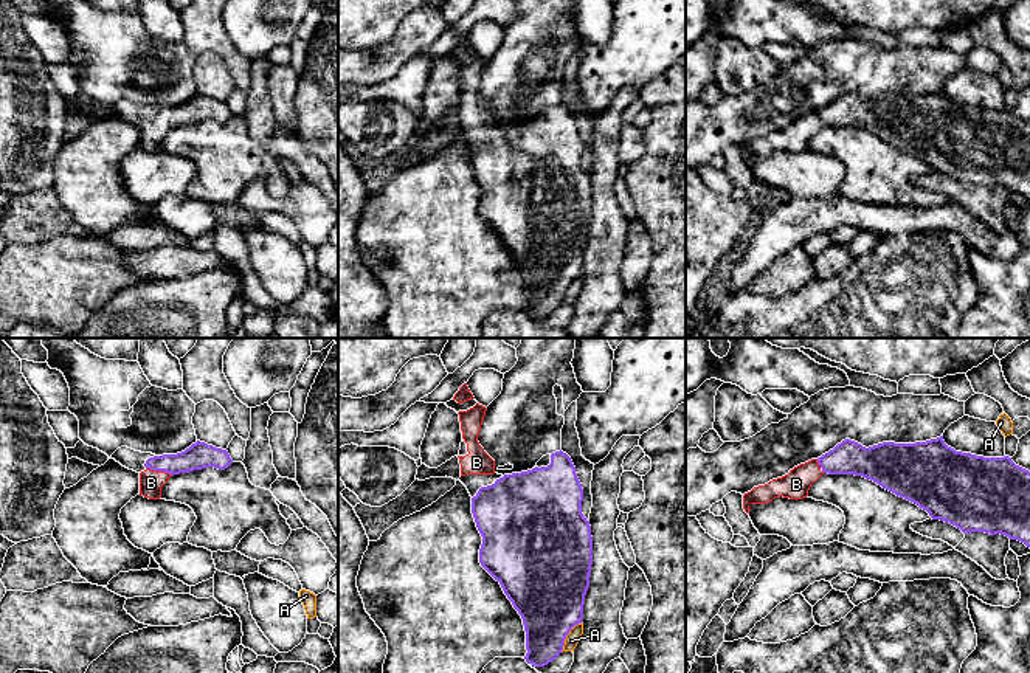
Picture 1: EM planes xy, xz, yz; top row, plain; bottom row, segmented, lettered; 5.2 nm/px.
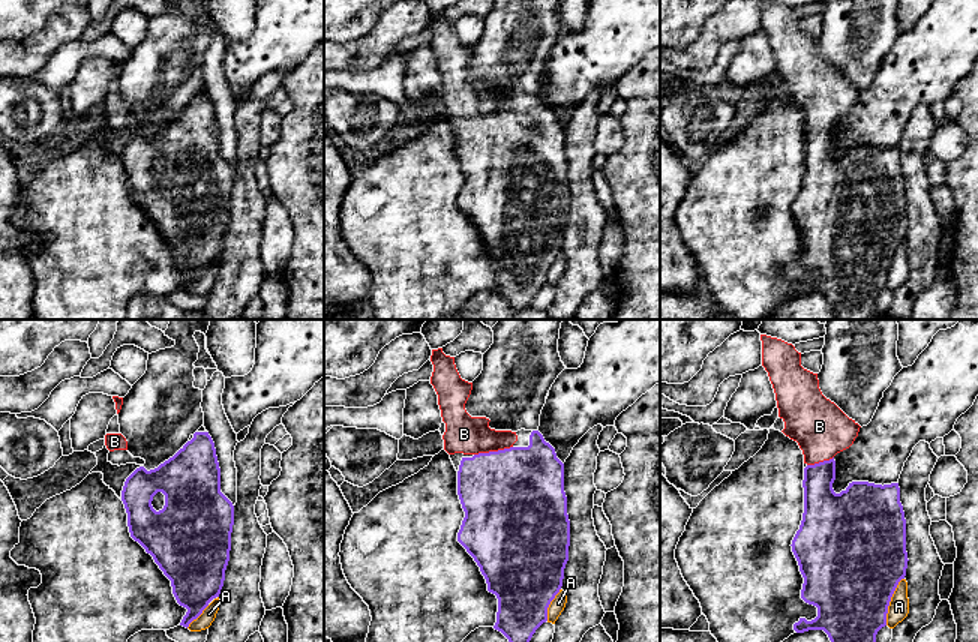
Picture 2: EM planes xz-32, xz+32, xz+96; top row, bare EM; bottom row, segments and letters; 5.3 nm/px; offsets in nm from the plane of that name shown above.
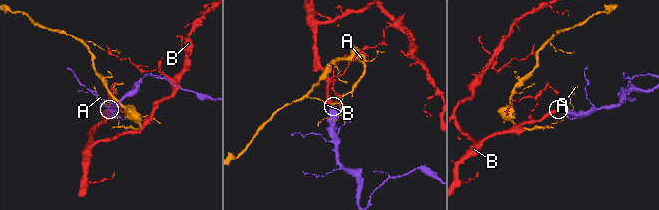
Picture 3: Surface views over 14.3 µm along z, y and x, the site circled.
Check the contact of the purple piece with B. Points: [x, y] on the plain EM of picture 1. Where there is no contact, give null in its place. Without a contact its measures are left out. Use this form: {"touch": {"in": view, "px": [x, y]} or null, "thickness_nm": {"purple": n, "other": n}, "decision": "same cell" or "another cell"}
{"touch": {"in": "xy", "px": [160, 123]}, "thickness_nm": {"purple": 140, "other": 130}, "decision": "same cell"}

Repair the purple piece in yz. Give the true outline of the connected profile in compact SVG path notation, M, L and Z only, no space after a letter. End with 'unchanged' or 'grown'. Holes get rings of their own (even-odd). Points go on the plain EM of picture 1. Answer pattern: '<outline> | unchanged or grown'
M943 88L915 96L883 95L869 101L845 91L821 110L745 146L743 161L749 166L751 157L768 157L777 149L807 150L811 136L824 126L862 129L917 157L932 172L949 175L963 186L1001 186L1030 200L1030 124L1008 109L983 110L956 104L945 96Z | grown

